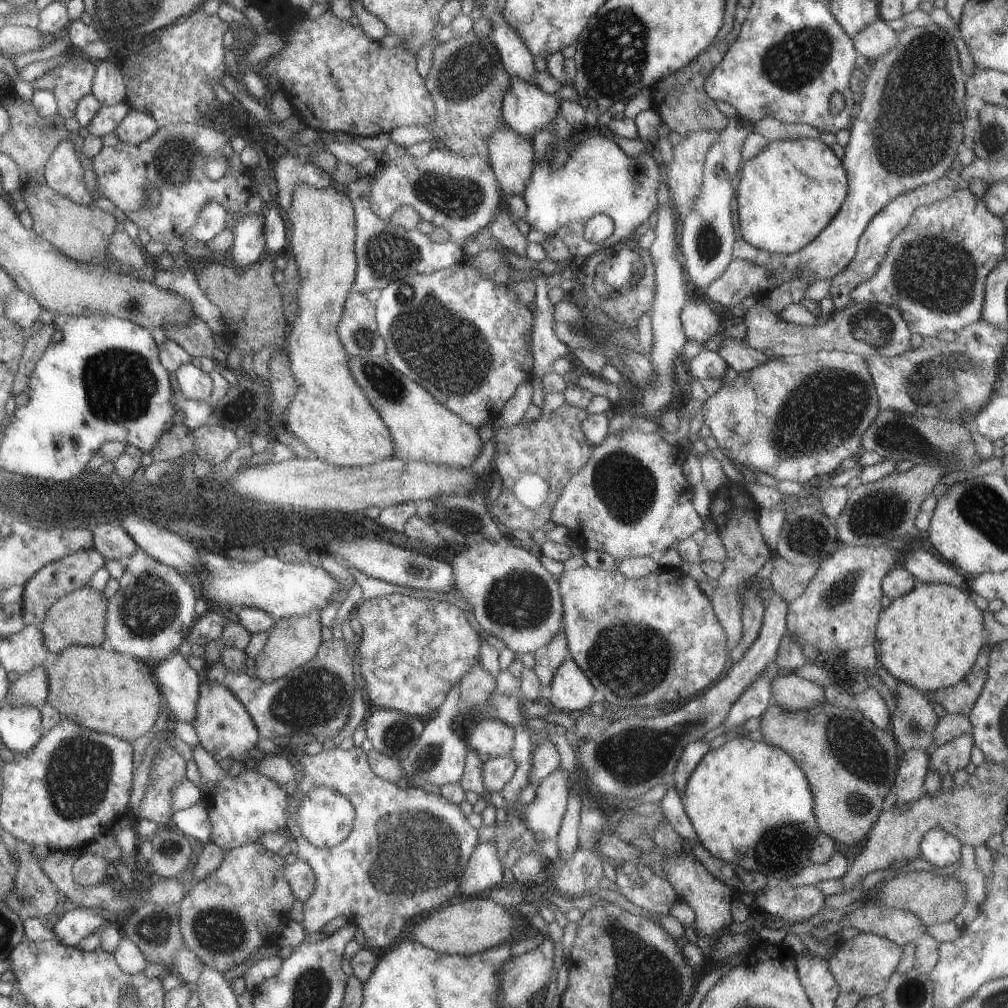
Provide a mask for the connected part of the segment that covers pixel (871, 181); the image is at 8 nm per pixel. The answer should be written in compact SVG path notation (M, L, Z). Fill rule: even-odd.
M932 22L920 27L908 25L898 34L899 44L876 59L870 76L866 78L863 100L856 106L850 126L850 139L841 160L848 179L847 195L830 224L811 243L789 255L757 249L740 236L737 237L733 246L733 258L744 259L766 269L769 274L768 290L774 290L783 282L796 278L808 284L834 278L852 262L860 235L887 202L899 194L944 176L952 168L957 150L967 133L962 124L966 118L965 78L960 68L958 49L951 34Z

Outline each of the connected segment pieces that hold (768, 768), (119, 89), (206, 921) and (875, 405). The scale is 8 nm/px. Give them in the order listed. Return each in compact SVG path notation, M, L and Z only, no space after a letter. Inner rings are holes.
M741 733L730 735L724 745L701 758L686 781L681 799L704 848L722 861L737 864L747 871L761 872L767 878L768 887L785 884L787 878L809 864L811 848L819 835L813 794L803 770L781 748L764 741L752 741Z
M108 59L98 64L91 93L102 105L113 105L126 101L126 76L124 70Z
M259 841L230 849L216 870L198 881L179 902L179 927L185 946L205 964L221 973L244 963L261 946L274 944L280 925L290 921L290 910L296 902L288 881L284 878L284 857L269 851Z
M821 350L801 355L776 357L775 360L768 359L764 364L752 370L739 372L736 380L725 381L715 395L703 402L701 413L706 426L710 428L712 436L716 439L717 448L723 450L723 455L728 456L733 466L735 466L734 463L740 464L741 466L748 466L748 468L753 471L760 470L760 472L766 472L766 474L774 476L778 481L790 480L790 482L796 481L798 483L805 483L816 477L832 475L834 470L836 470L838 466L841 466L842 461L846 460L846 458L853 458L856 460L863 452L861 446L863 434L868 430L868 427L878 416L879 412L879 398L867 365L867 357L858 352L851 353L838 350Z

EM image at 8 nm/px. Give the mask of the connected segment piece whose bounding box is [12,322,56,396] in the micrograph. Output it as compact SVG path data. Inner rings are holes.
M53 322L39 324L39 329L32 331L32 334L25 340L25 347L12 385L13 395L18 396L23 390L27 390L32 370L42 358L44 351L54 342L52 335L55 331Z

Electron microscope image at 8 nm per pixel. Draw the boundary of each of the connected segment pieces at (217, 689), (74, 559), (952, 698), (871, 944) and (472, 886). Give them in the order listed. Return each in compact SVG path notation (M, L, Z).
M207 678L206 683L199 687L199 699L196 701L195 715L191 722L198 736L199 745L203 746L204 750L218 762L224 758L230 758L241 762L244 767L252 765L248 752L257 746L260 736L244 705L222 683L210 681Z
M94 549L79 550L78 552L67 554L58 560L49 562L43 566L28 582L24 585L22 594L23 623L28 625L39 625L48 609L54 606L54 603L67 594L74 592L89 584L89 580L94 576L97 570L105 566L107 560Z
M985 644L972 667L972 670L953 687L938 689L927 693L932 703L937 702L947 713L968 715L978 700L987 679L987 668L991 648Z
M860 931L854 938L845 940L828 959L830 972L835 976L842 993L858 993L862 998L880 994L888 979L895 973L903 955L903 946L873 933Z
M493 843L473 847L459 884L459 898L484 895L488 888L503 884L503 868Z

